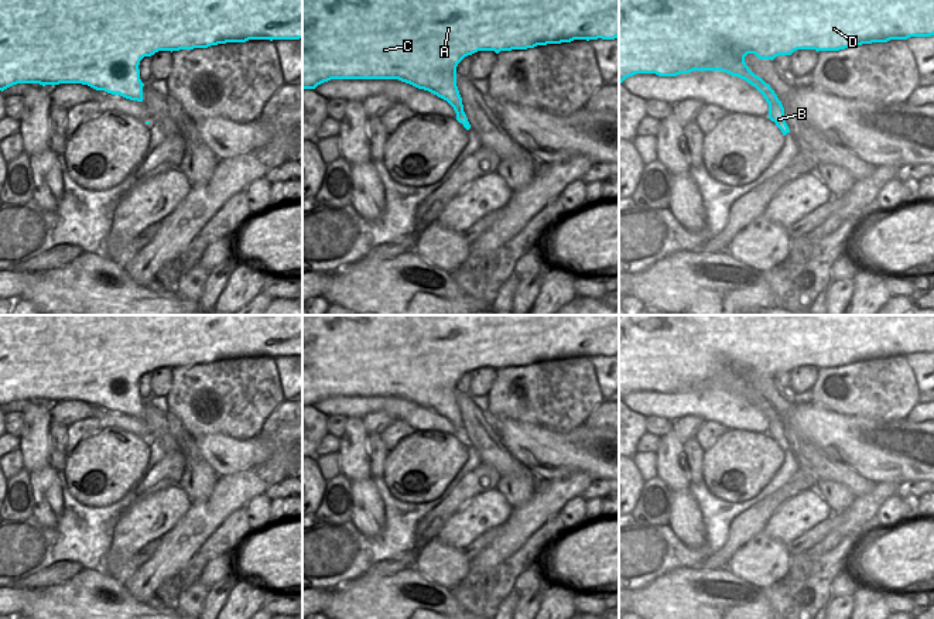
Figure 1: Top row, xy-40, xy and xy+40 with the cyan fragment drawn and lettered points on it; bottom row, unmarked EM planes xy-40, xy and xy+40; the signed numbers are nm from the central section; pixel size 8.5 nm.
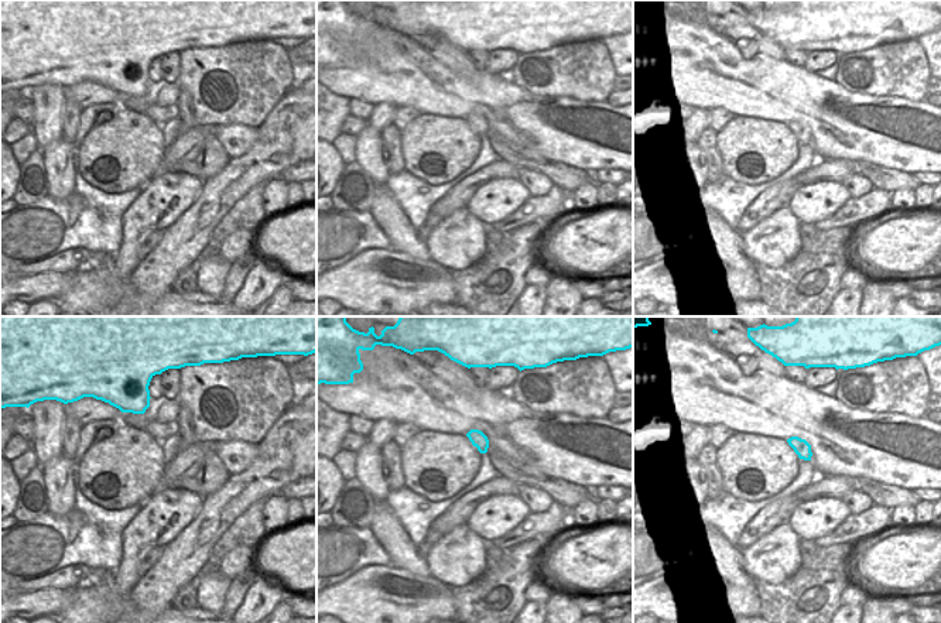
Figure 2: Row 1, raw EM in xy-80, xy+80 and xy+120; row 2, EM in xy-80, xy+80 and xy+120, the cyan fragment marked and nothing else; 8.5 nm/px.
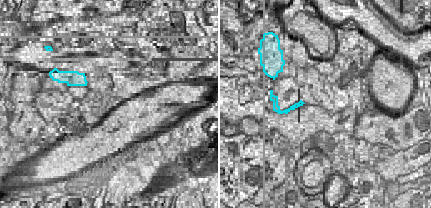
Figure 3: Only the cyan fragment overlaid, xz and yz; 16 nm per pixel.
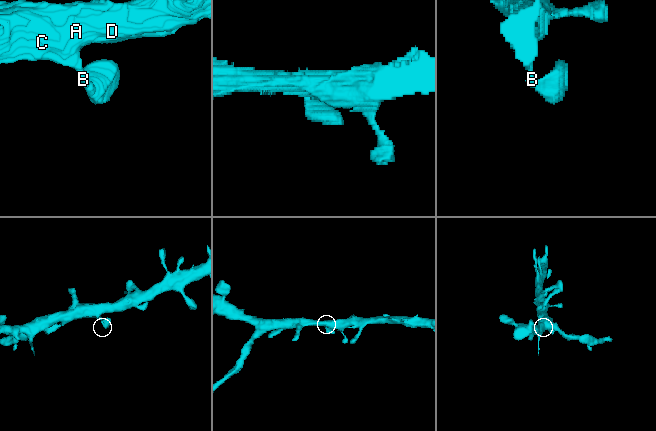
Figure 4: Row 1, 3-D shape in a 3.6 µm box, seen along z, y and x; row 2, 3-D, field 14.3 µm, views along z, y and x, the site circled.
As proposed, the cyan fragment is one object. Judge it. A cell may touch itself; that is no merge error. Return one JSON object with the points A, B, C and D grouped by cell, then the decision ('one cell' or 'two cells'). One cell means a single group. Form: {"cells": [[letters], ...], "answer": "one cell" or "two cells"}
{"cells": [["A", "B", "C", "D"]], "answer": "one cell"}

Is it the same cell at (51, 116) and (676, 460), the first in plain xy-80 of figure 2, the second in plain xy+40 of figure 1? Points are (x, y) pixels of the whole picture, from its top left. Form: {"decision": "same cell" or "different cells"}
{"decision": "same cell"}

